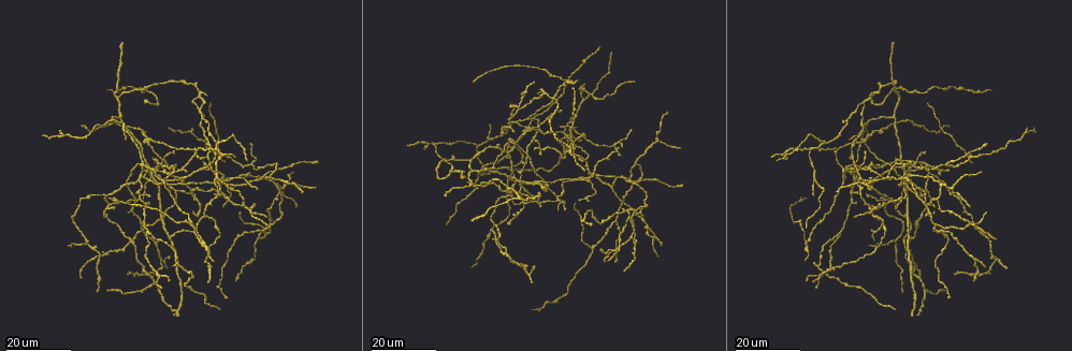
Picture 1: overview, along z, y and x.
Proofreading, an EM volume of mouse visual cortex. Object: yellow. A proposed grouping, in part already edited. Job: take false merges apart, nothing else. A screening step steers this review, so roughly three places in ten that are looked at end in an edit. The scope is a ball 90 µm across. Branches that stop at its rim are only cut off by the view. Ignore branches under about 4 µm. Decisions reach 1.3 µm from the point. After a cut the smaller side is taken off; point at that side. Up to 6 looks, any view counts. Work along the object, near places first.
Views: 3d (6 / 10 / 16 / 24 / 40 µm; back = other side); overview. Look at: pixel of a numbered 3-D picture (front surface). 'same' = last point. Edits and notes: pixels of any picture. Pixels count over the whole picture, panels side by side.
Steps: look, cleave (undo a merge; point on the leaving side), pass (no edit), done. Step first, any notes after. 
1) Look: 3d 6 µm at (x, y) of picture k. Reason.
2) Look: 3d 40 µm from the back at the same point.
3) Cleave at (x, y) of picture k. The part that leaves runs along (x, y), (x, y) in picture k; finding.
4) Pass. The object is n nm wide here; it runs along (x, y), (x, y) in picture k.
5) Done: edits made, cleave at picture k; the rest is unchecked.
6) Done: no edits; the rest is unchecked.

Look: 3d 24 µm at (112, 119) of picture 1. Three-way junction.

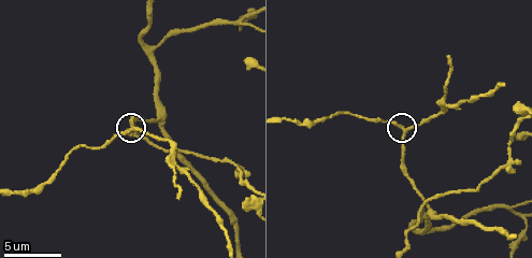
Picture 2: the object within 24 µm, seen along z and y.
Look: 3d 6 µm at (135, 128) of picture 2.

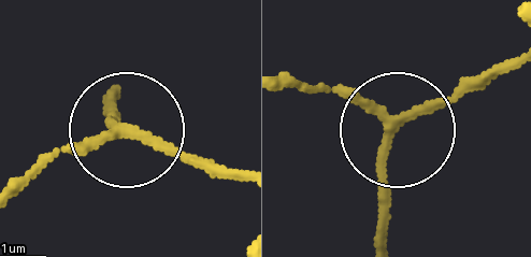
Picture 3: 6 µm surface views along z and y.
Look: 3d 6 µm from the back at (393, 121) of picture 3.

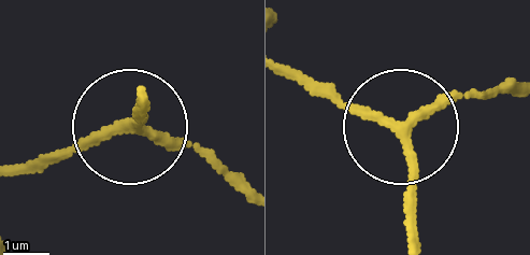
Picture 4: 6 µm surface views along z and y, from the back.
Pass. It runs along (412, 242), (404, 131), (500, 84) in picture 4; all the same neuron.

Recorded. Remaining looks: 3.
Look: 3d 16 µm at (566, 136) of picture 1.

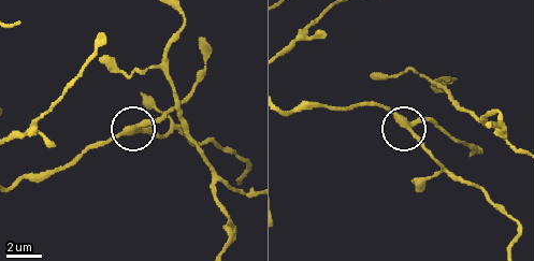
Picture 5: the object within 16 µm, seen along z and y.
Look: 3d 10 µm at (142, 124) of picture 5.

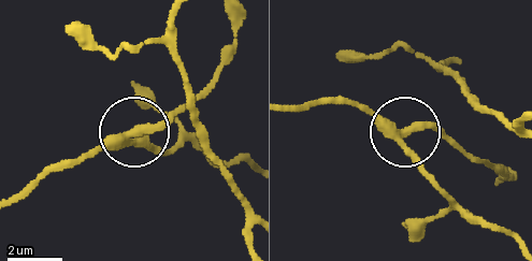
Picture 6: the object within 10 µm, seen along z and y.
Look: 3d 6 µm at (404, 129) of picture 6.

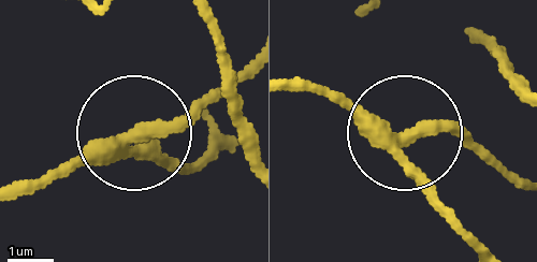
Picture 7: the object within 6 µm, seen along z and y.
Pass. The object is 320 nm wide here; it runs along (293, 85), (409, 131), (467, 135), (497, 162) in picture 7; continuous, no second neuron.

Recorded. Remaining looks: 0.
Done: no edits; the rest is unchecked.

